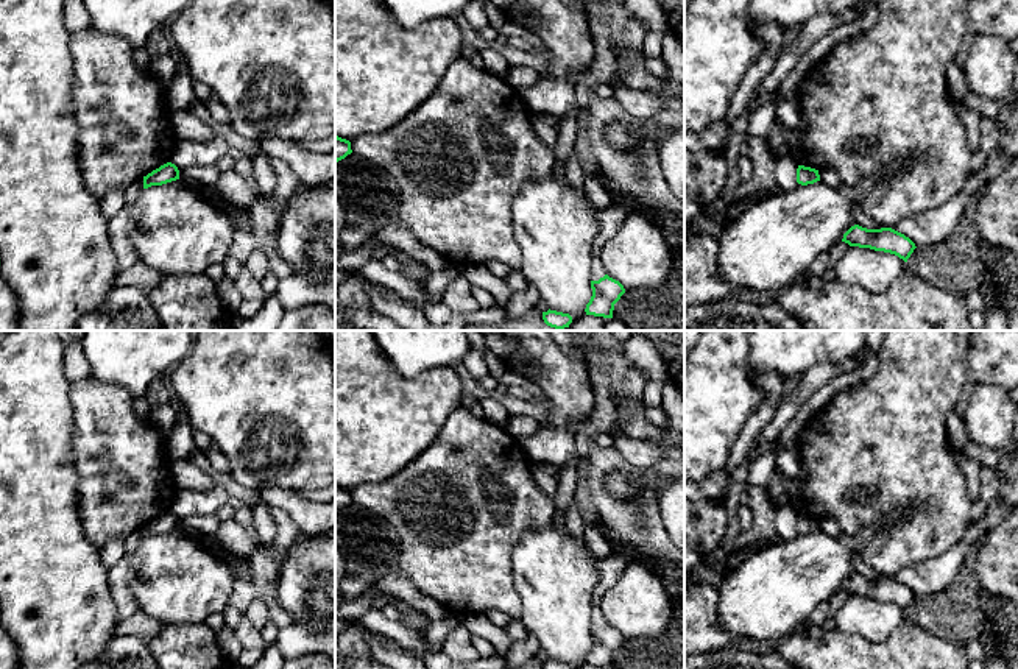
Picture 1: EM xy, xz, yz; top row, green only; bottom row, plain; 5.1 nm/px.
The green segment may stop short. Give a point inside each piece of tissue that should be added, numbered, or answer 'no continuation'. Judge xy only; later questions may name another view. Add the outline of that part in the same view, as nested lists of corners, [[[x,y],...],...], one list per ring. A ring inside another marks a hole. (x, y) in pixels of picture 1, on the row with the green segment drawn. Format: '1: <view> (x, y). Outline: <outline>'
no continuation

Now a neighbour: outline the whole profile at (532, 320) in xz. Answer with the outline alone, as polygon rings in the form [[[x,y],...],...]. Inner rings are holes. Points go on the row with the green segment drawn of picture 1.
[[[535,307],[518,320],[504,320],[493,324],[466,324],[463,331],[572,331],[569,327],[555,329],[544,323],[543,312]]]

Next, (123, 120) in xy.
[[[89,27],[70,36],[70,51],[80,168],[86,187],[100,201],[109,190],[125,190],[170,162],[178,139],[170,125],[167,87],[136,65],[134,47],[125,37]]]

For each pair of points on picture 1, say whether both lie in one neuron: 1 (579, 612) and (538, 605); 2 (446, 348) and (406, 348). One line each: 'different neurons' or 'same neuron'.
1: same neuron
2: same neuron

